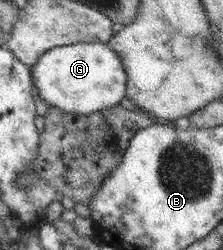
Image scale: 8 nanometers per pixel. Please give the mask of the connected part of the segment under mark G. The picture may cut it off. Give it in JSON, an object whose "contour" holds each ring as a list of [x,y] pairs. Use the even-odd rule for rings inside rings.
{"contour":[[[100,42],[56,46],[40,56],[31,68],[35,93],[47,105],[66,114],[90,115],[118,106],[126,95],[128,76],[108,44]]]}

